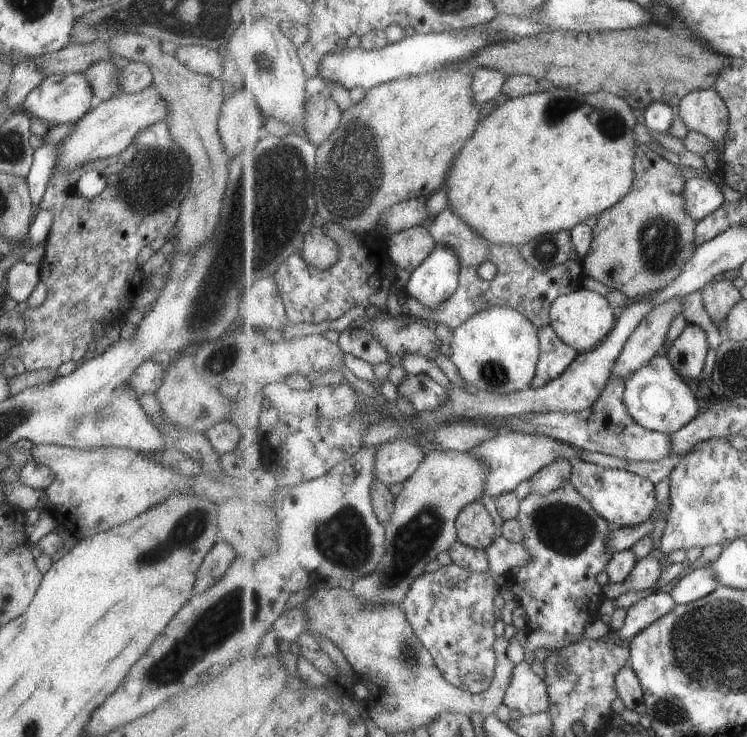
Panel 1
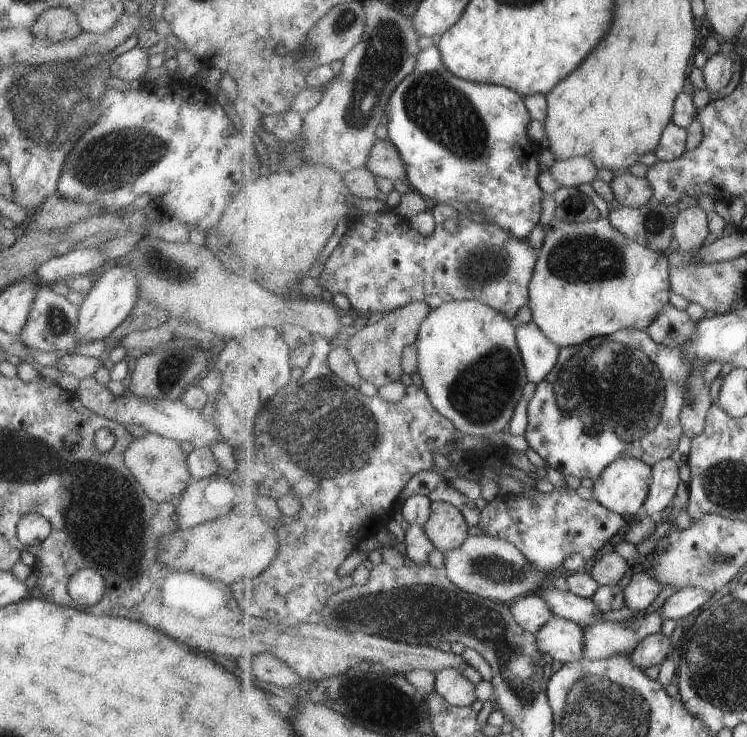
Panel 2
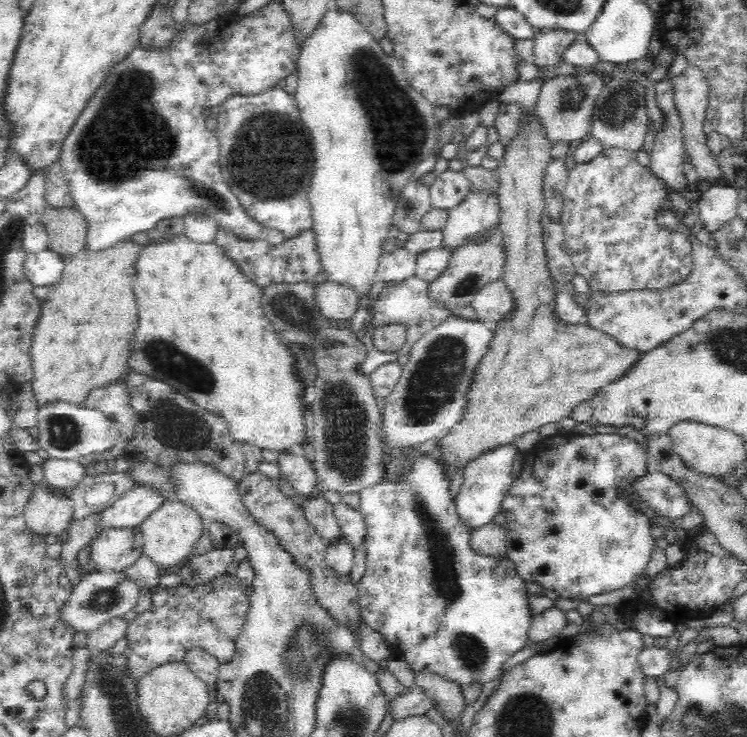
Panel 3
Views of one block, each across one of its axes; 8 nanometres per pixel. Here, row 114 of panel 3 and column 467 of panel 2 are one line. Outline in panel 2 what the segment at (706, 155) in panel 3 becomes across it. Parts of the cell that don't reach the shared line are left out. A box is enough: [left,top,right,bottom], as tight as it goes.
[433,669,475,707]

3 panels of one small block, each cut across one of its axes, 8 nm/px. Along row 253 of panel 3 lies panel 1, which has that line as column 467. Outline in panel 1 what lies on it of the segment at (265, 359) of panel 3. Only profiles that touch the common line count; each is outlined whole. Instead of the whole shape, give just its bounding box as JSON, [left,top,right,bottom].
[445,86,641,247]

